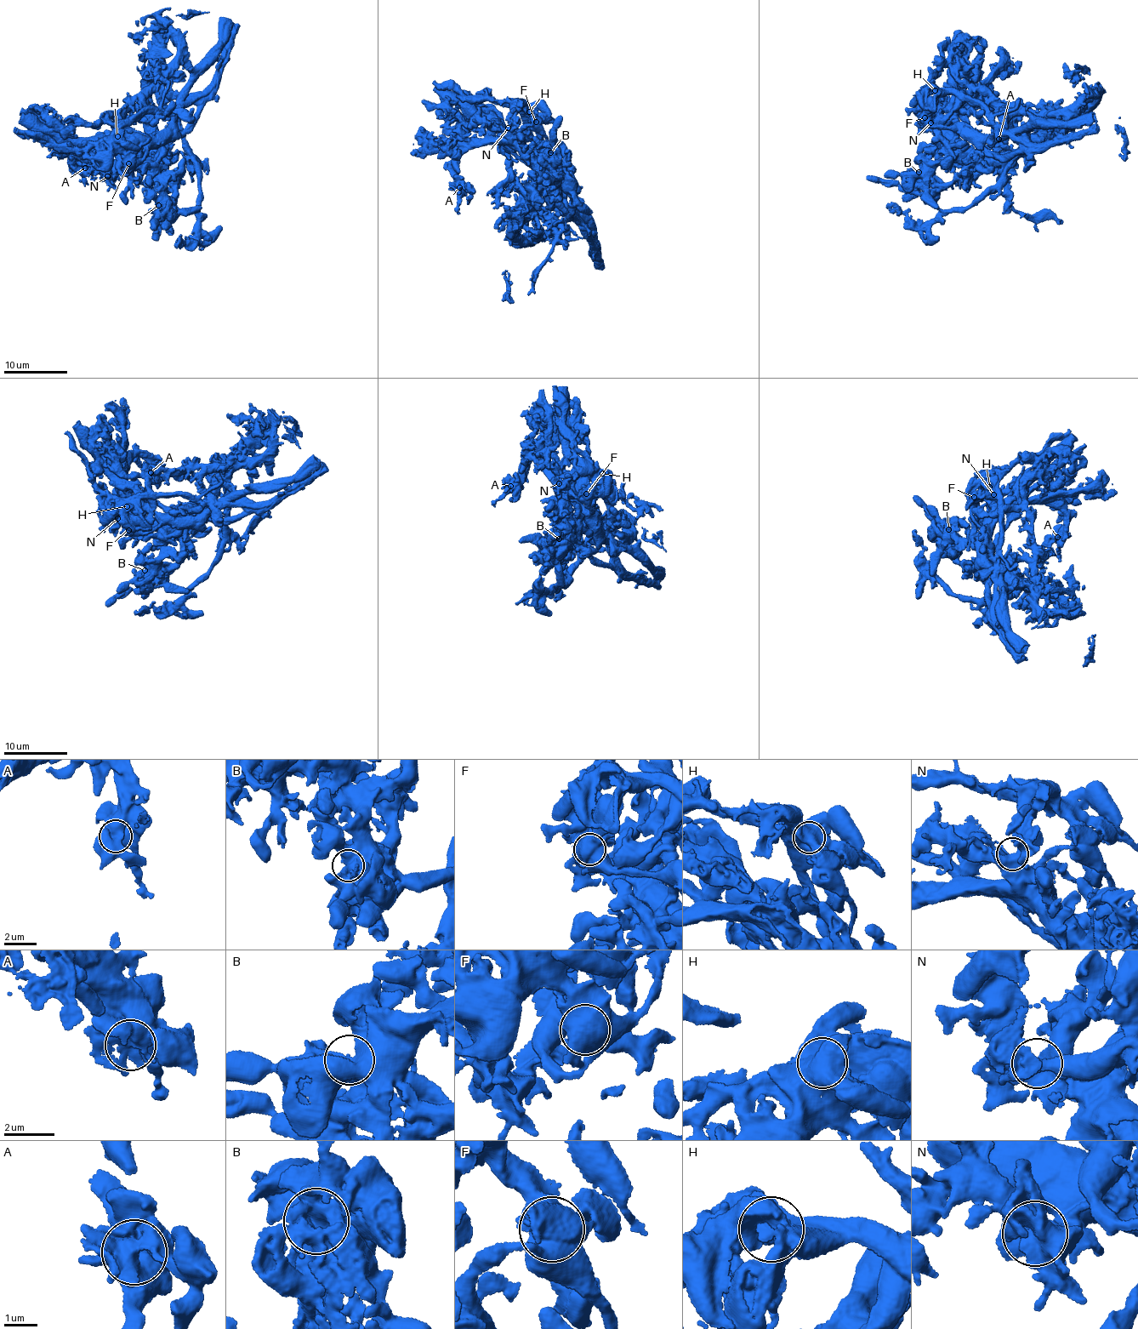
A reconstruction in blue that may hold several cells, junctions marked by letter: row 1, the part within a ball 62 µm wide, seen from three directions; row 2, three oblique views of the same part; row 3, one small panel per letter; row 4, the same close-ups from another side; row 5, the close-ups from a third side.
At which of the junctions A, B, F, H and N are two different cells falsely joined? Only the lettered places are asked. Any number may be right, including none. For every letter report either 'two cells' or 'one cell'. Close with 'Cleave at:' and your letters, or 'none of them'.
A: one cell
B: one cell
F: two cells
H: two cells
N: one cell
Cleave at: F, H

